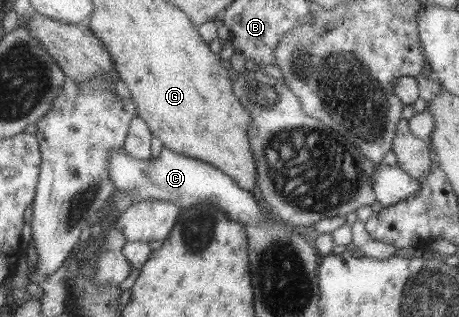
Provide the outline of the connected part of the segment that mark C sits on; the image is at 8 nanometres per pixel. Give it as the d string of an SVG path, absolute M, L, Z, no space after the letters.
M165 146L157 158L143 161L128 156L123 149L119 152L110 152L107 170L109 170L109 180L113 182L113 188L125 190L127 194L131 194L133 202L155 198L172 202L181 208L195 206L199 202L209 202L209 204L215 204L227 219L243 226L247 224L258 226L260 222L265 222L265 218L271 217L259 212L257 200L253 198L253 191L239 188L234 180L217 168L213 168L211 164L181 156Z

